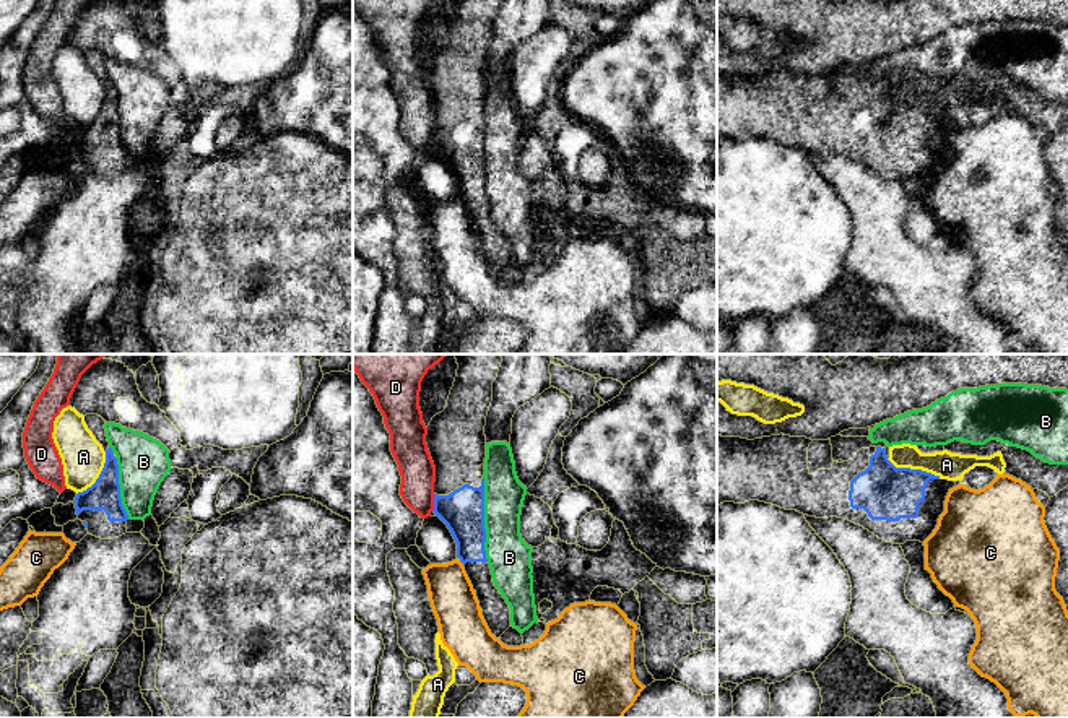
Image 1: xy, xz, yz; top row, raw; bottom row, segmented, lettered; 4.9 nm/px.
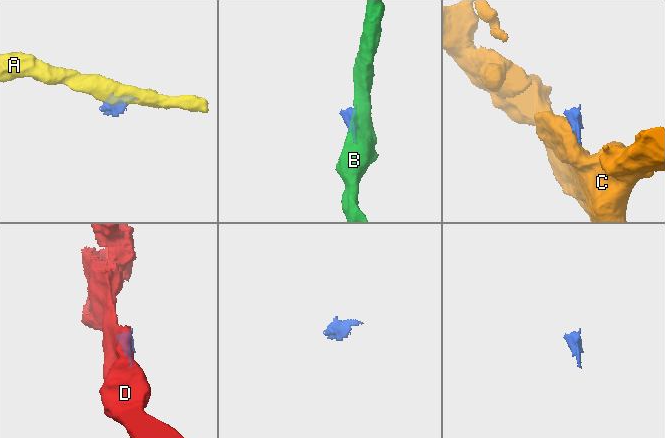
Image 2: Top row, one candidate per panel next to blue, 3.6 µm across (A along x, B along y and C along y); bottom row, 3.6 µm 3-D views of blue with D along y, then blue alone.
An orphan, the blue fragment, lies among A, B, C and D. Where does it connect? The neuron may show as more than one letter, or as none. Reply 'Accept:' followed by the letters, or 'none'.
Accept: none

